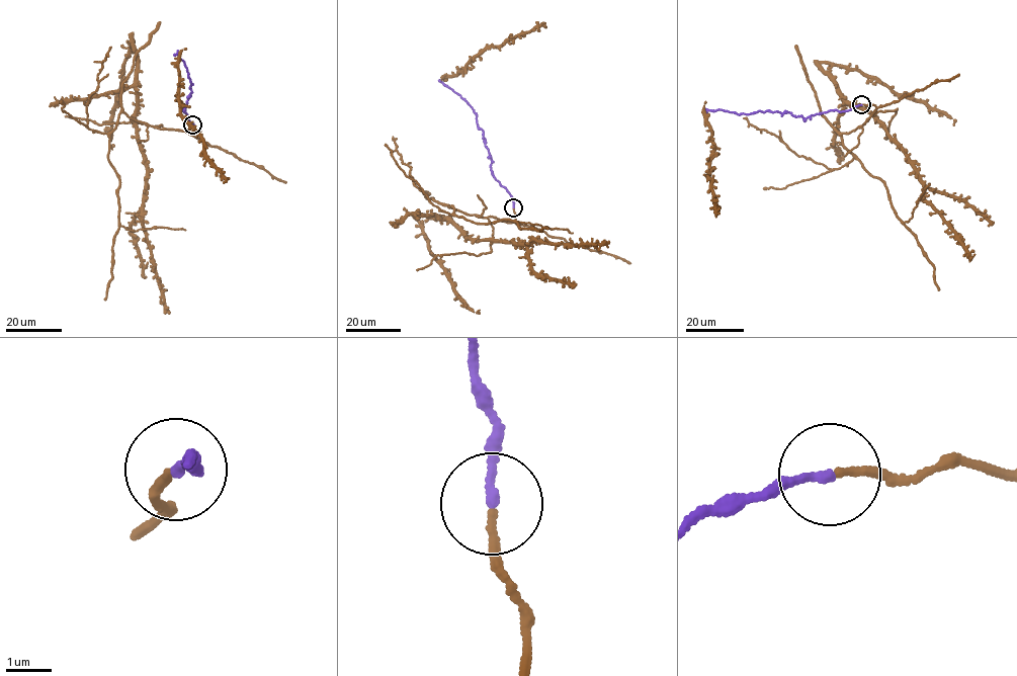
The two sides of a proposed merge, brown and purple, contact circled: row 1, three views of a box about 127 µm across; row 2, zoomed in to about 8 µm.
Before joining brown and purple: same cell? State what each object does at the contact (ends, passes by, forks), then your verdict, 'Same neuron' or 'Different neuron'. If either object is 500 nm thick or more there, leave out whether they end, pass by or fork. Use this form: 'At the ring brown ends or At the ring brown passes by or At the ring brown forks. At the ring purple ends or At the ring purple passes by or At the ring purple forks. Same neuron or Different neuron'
At the ring brown ends. At the ring purple ends. Same neuron

